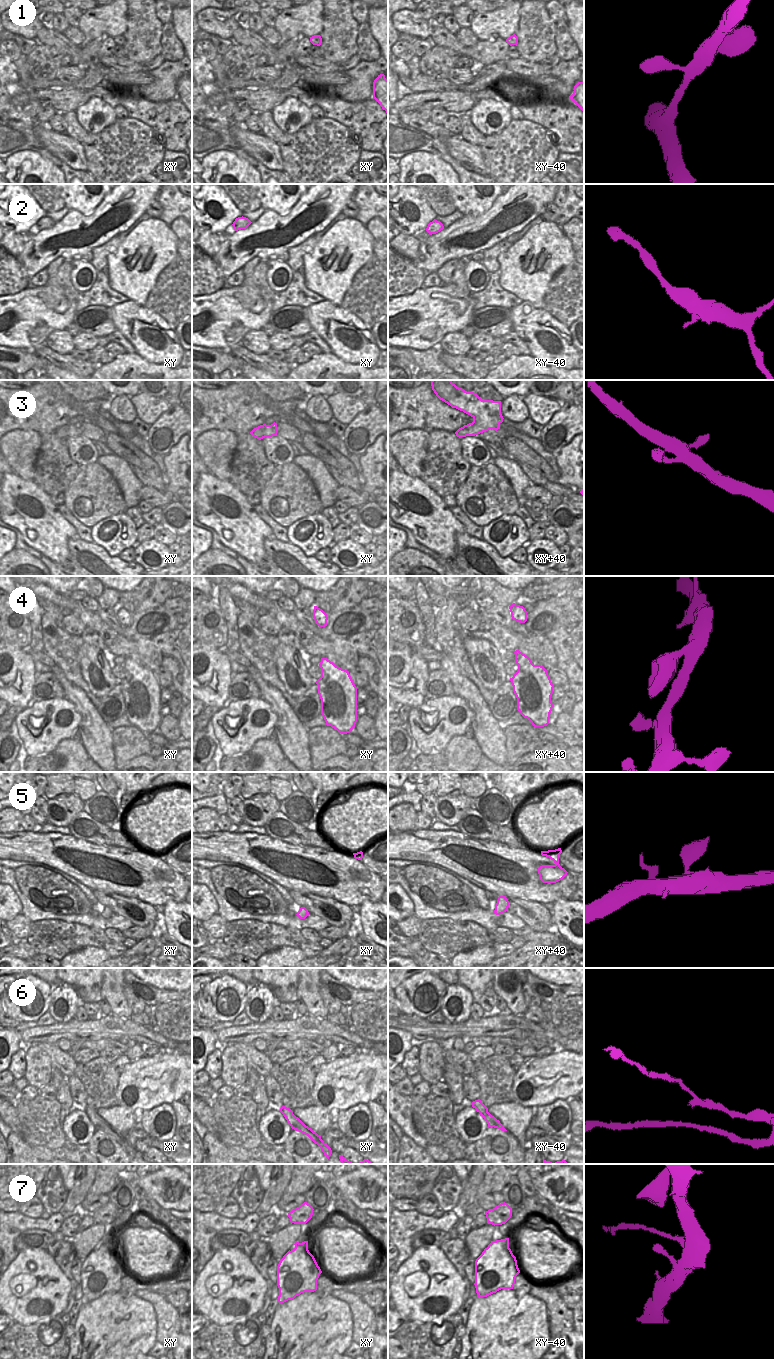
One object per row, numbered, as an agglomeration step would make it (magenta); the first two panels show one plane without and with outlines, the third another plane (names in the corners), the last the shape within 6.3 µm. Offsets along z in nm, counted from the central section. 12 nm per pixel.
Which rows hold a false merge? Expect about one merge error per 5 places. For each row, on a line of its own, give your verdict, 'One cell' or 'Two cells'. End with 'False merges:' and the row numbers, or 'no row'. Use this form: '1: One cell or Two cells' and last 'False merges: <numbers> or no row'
1: One cell
2: One cell
3: One cell
4: One cell
5: One cell
6: One cell
7: Two cells
False merges: 7.

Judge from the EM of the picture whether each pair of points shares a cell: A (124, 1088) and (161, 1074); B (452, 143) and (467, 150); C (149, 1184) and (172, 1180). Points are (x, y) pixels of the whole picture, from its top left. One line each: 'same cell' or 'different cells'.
A: same cell
B: same cell
C: same cell

